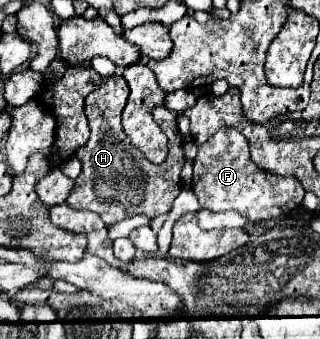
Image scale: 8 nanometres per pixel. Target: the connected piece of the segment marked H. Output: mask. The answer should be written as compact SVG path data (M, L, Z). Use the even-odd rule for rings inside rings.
M114 74L112 78L102 78L100 88L88 94L84 112L90 124L90 138L80 150L76 150L76 158L82 162L82 174L76 178L76 186L68 196L68 206L76 210L96 212L108 226L132 214L144 214L150 220L154 220L156 216L166 214L172 208L174 198L182 190L180 170L186 158L184 158L182 138L176 128L178 114L164 106L157 106L152 111L155 122L170 140L168 166L156 166L148 162L136 146L132 146L130 138L122 130L120 114L124 110L126 98L128 98L128 84L120 74Z

